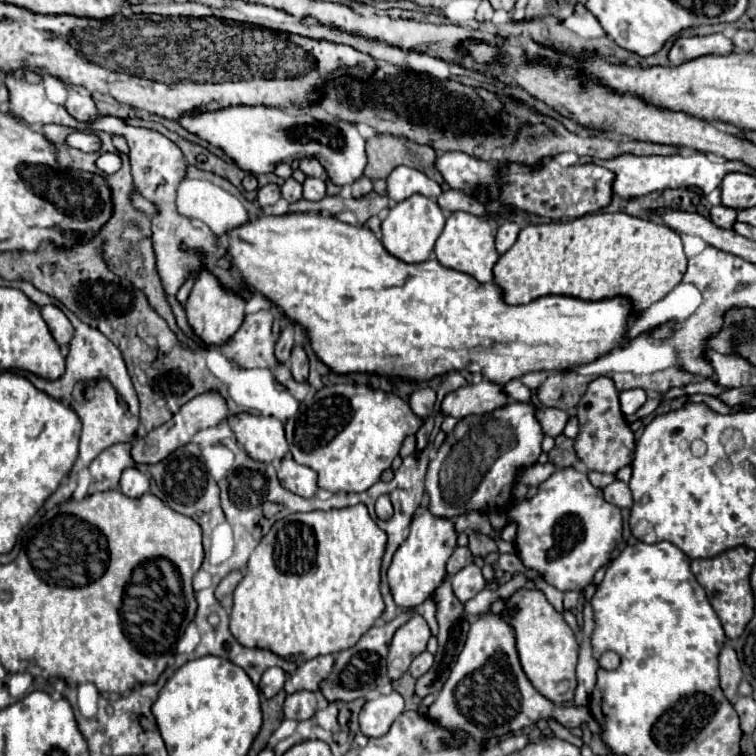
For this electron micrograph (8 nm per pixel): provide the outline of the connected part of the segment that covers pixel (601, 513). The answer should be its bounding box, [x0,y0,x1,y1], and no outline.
[509,467,621,591]

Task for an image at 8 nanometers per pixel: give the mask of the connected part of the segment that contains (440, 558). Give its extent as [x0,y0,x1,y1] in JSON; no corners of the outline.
[387,511,457,609]

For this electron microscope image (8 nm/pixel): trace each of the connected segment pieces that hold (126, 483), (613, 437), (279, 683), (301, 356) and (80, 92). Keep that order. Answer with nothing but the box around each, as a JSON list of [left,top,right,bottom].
[[119,469,149,497],[575,377,635,475],[259,667,285,697],[289,347,309,383],[65,87,101,123]]

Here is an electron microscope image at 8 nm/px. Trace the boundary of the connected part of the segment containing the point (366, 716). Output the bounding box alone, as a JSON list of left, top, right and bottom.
[359,691,403,737]

